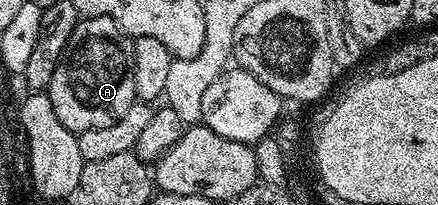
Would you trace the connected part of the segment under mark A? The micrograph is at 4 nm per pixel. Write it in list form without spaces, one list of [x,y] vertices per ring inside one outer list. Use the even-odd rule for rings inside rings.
[[[87,16],[79,19],[78,25],[66,43],[66,51],[56,66],[56,74],[52,74],[52,82],[48,89],[52,102],[52,110],[56,110],[56,118],[68,126],[72,133],[84,130],[96,130],[100,126],[112,126],[136,102],[134,94],[134,40],[112,18],[107,16]]]

